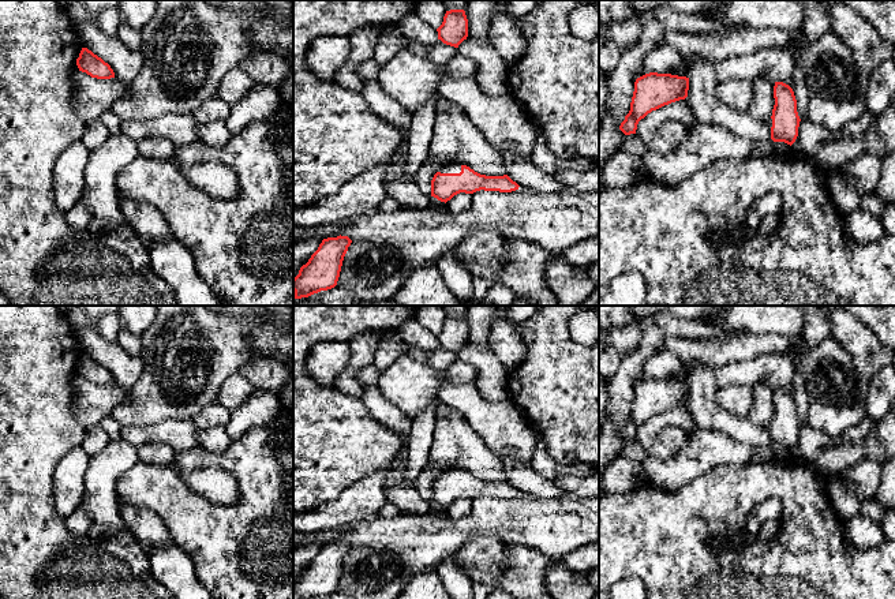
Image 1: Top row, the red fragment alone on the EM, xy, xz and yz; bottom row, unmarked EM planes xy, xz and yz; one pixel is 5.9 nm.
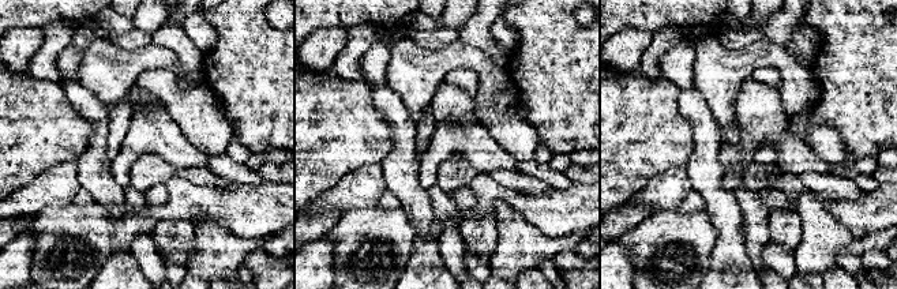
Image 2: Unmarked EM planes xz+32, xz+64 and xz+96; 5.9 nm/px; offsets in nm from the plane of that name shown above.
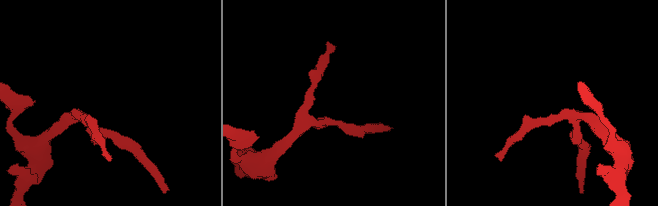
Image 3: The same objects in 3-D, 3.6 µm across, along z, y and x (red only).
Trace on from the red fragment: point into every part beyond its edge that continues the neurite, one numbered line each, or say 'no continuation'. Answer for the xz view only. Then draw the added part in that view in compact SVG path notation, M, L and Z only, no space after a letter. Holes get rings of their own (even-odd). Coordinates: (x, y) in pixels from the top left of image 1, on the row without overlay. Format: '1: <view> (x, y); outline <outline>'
1: xz (455, 472); outline M452 468L442 475L439 475L441 479L460 479L461 478L461 469L460 468Z

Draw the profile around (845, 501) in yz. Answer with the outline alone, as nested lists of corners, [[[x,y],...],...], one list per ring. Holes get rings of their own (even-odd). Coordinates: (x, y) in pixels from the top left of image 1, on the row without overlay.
[[[839,479],[828,480],[825,494],[832,508],[845,523],[860,513],[862,501],[846,482]]]

